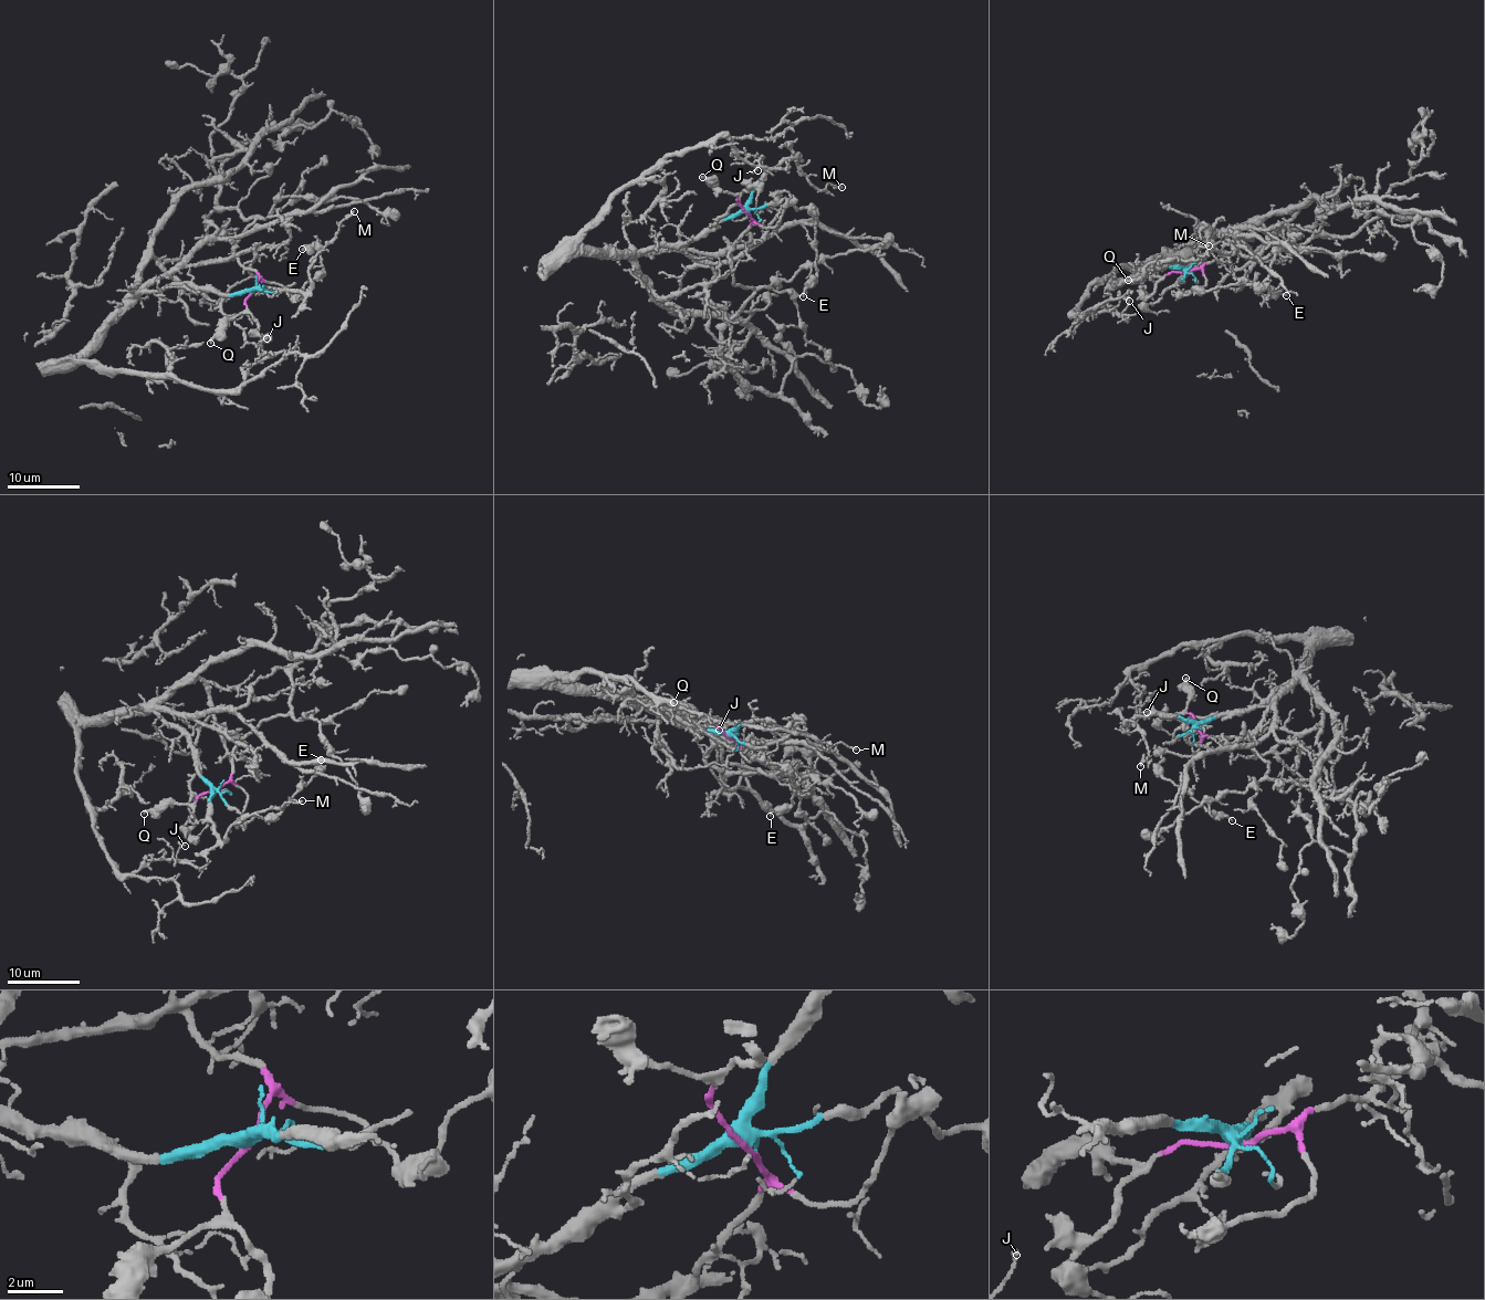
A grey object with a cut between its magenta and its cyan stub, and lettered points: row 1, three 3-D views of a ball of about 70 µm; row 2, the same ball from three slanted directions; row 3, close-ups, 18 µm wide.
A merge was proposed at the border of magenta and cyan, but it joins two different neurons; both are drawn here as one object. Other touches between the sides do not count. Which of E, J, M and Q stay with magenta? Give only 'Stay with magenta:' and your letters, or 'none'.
Stay with magenta: E, Q

